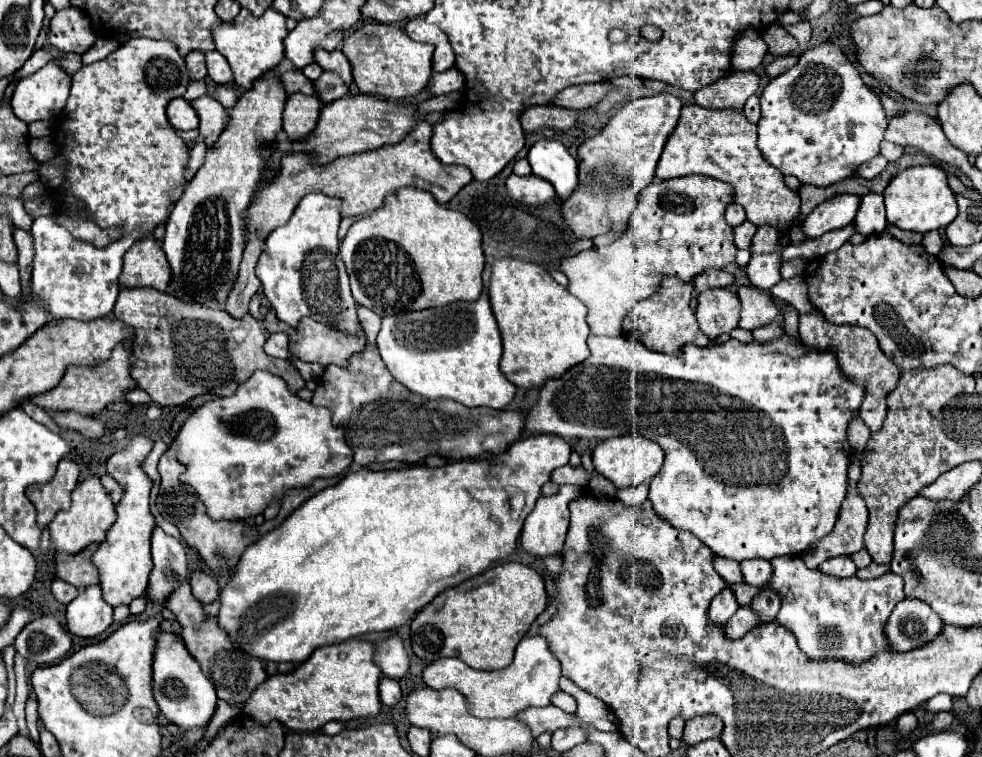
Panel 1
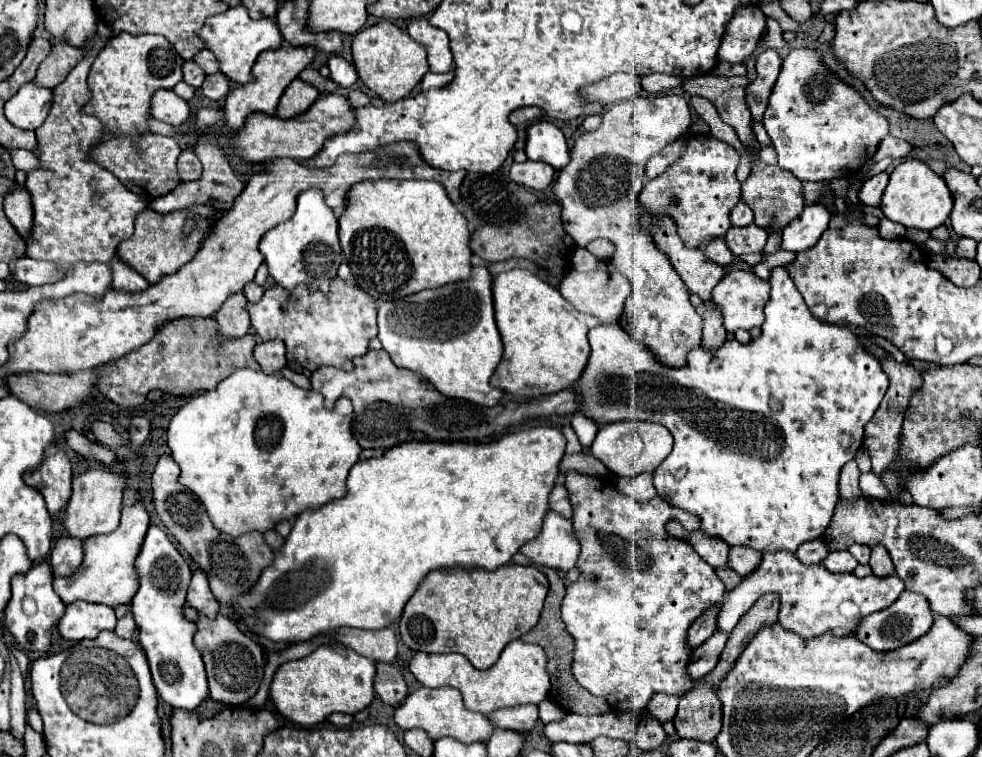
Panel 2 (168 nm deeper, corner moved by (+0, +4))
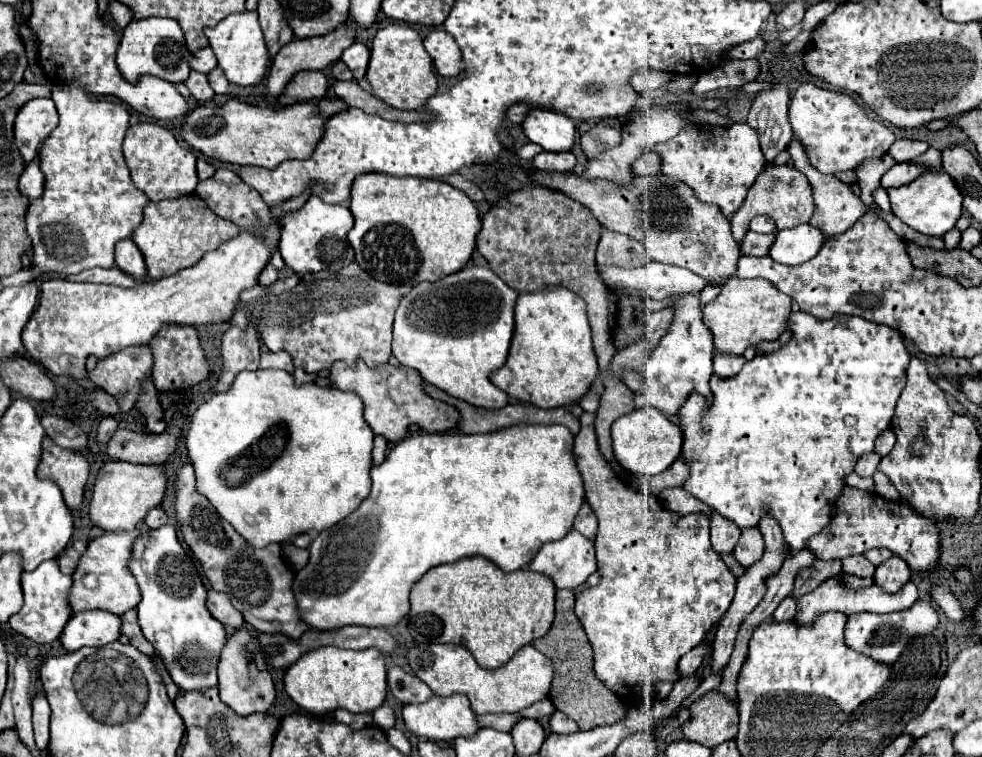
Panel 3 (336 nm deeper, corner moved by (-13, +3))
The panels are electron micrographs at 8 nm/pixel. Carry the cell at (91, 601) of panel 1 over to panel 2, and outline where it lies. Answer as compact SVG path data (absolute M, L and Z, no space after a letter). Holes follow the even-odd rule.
M75 600L67 606L63 618L59 620L59 632L67 640L95 638L101 630L115 630L115 612L103 604L91 604L85 600Z

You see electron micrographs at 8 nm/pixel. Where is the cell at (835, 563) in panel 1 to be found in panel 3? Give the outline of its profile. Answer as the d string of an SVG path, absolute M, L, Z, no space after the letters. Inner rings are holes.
M864 555L846 557L846 559L842 559L842 563L844 563L842 571L850 573L850 575L856 575L856 577L872 577L874 569L876 569Z

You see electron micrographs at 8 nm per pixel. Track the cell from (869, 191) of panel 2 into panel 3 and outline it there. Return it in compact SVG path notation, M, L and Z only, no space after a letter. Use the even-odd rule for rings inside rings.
M896 163L888 173L884 173L882 177L882 187L890 189L890 187L902 187L908 185L910 181L914 181L916 177L924 175L926 171L930 171L924 165L918 163Z

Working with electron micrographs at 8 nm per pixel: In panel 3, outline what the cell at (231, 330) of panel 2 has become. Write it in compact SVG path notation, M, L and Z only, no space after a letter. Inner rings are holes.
M230 327L222 337L222 359L224 367L214 385L214 393L224 393L230 389L232 381L240 371L256 371L260 361L260 339L254 329L238 329Z

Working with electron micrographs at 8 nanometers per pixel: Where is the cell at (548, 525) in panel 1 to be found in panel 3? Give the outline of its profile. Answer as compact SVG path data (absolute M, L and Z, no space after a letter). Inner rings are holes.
M574 529L556 543L546 543L532 559L530 569L550 577L556 589L576 589L594 571L594 543Z

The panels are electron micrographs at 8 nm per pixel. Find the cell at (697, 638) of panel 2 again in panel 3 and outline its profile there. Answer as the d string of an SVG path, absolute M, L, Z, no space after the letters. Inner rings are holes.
M702 643L698 649L688 651L688 653L680 659L680 663L678 663L678 675L680 675L680 677L692 677L692 675L696 673L696 669L700 667L706 651L708 651L708 649L706 649L706 643Z

